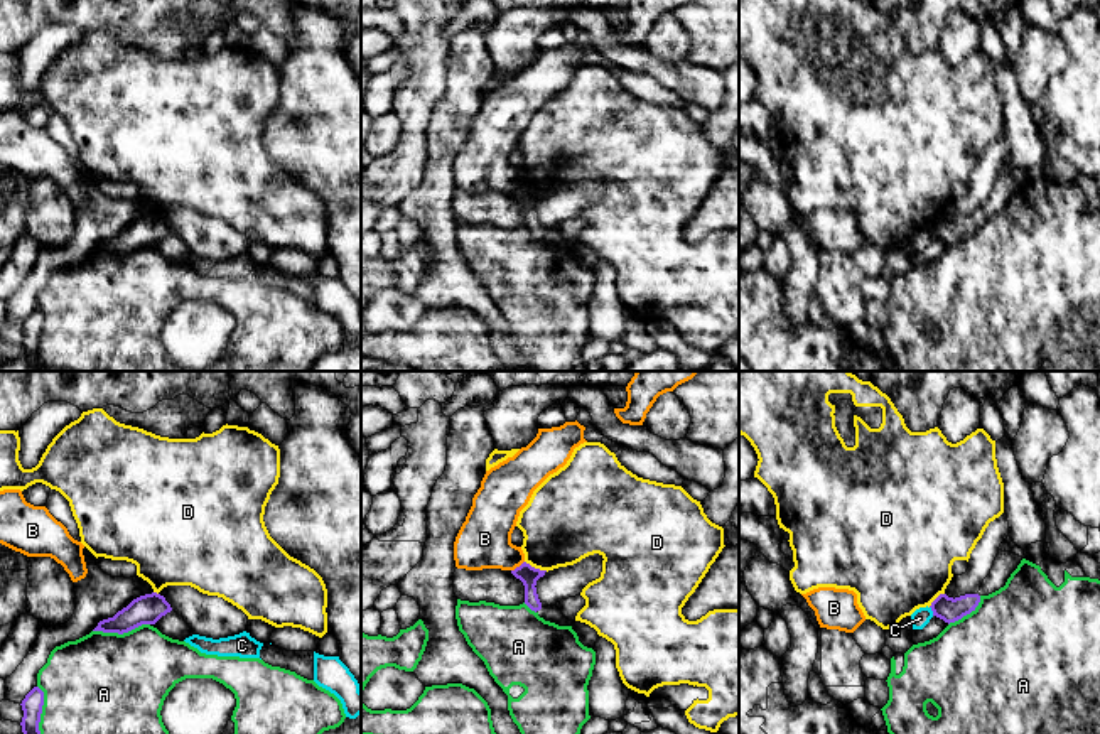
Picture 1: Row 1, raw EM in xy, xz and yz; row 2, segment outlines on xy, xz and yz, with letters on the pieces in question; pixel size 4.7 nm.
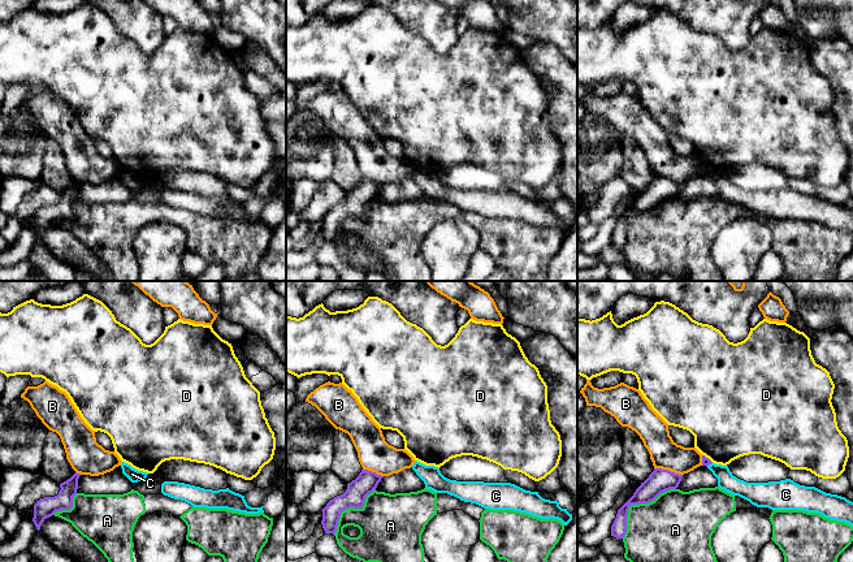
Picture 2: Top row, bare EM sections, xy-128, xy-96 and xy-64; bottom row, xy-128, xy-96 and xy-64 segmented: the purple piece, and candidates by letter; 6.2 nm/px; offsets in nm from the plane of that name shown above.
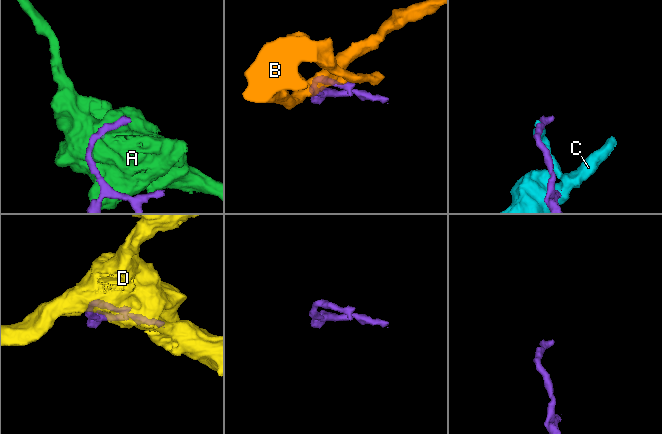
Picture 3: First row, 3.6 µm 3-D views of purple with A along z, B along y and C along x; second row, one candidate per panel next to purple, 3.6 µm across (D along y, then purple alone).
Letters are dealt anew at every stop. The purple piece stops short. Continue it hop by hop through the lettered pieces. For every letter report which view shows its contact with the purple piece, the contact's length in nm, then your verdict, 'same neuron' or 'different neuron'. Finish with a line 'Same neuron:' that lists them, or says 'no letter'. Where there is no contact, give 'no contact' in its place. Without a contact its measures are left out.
A: contact in xy; length 280 nm; different neuron
B: contact in xz; length 80 nm; different neuron
C: contact in yz; length 50 nm; different neuron
D: contact in xz; length 120 nm; different neuron
Same neuron: no letter

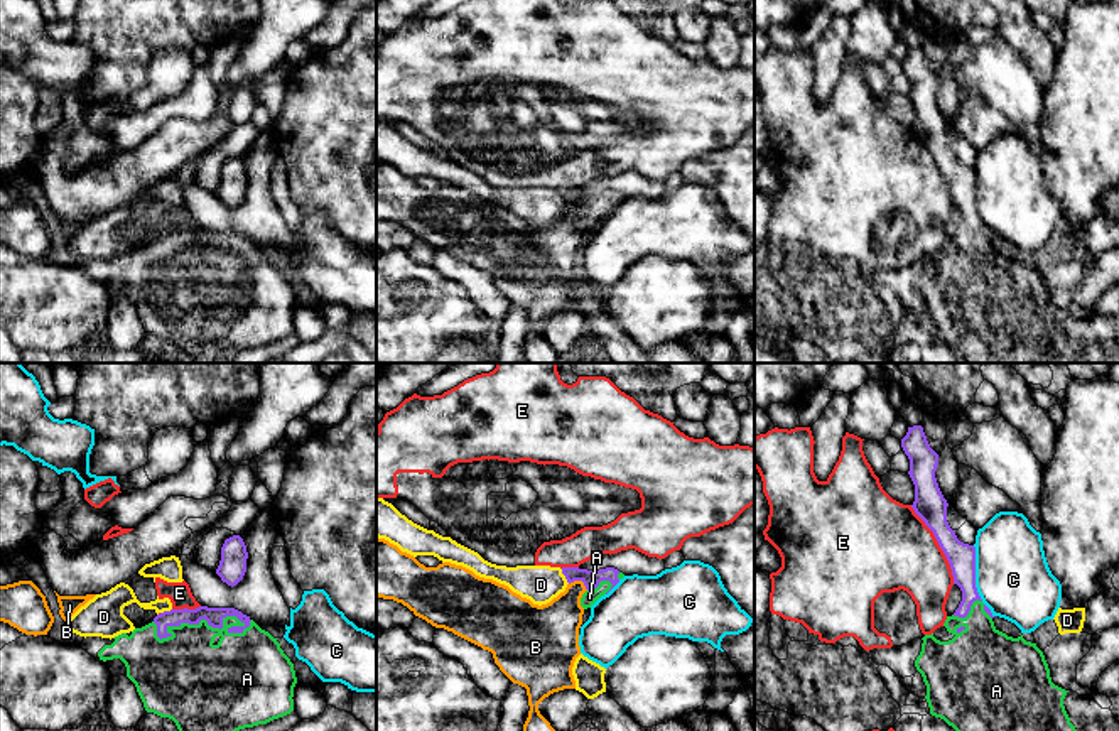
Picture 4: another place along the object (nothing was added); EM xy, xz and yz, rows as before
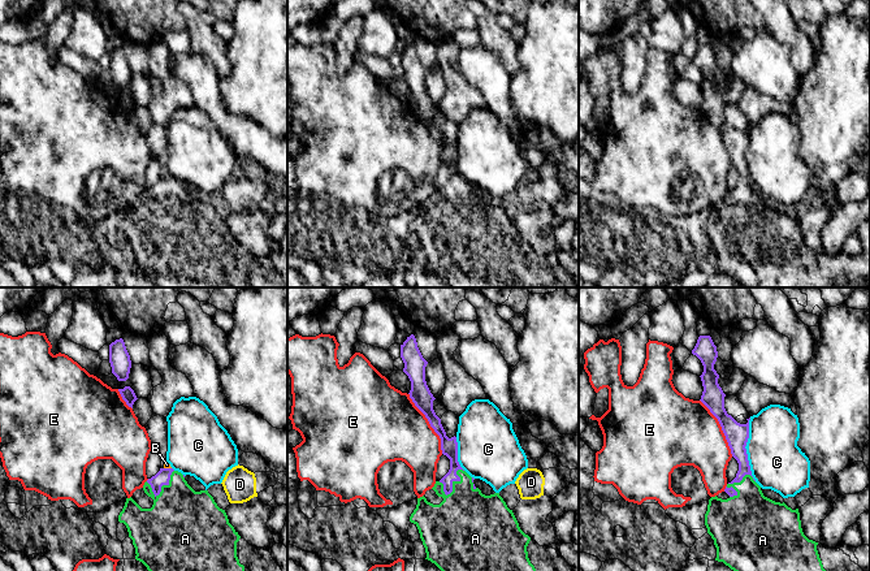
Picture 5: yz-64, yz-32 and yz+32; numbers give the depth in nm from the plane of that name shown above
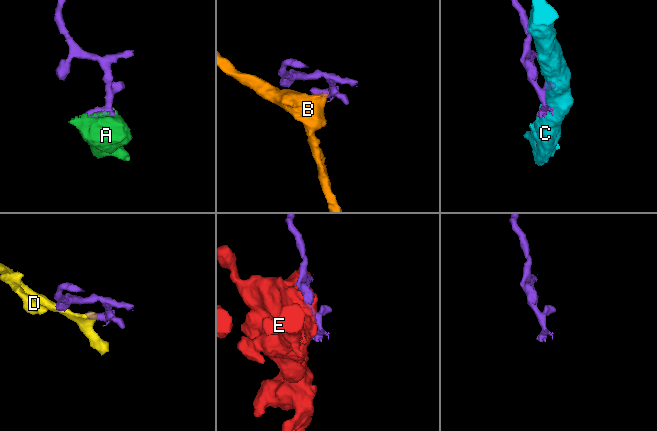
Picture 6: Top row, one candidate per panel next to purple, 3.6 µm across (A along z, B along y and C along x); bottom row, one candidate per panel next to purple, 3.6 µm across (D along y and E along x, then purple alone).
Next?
A: contact in xy; length 480 nm; same neuron
B: contact in xz; length 100 nm; different neuron
C: contact in yz; length 260 nm; different neuron
D: contact in xz; length 80 nm; different neuron
E: contact in yz; length 440 nm; different neuron
Same neuron: A

